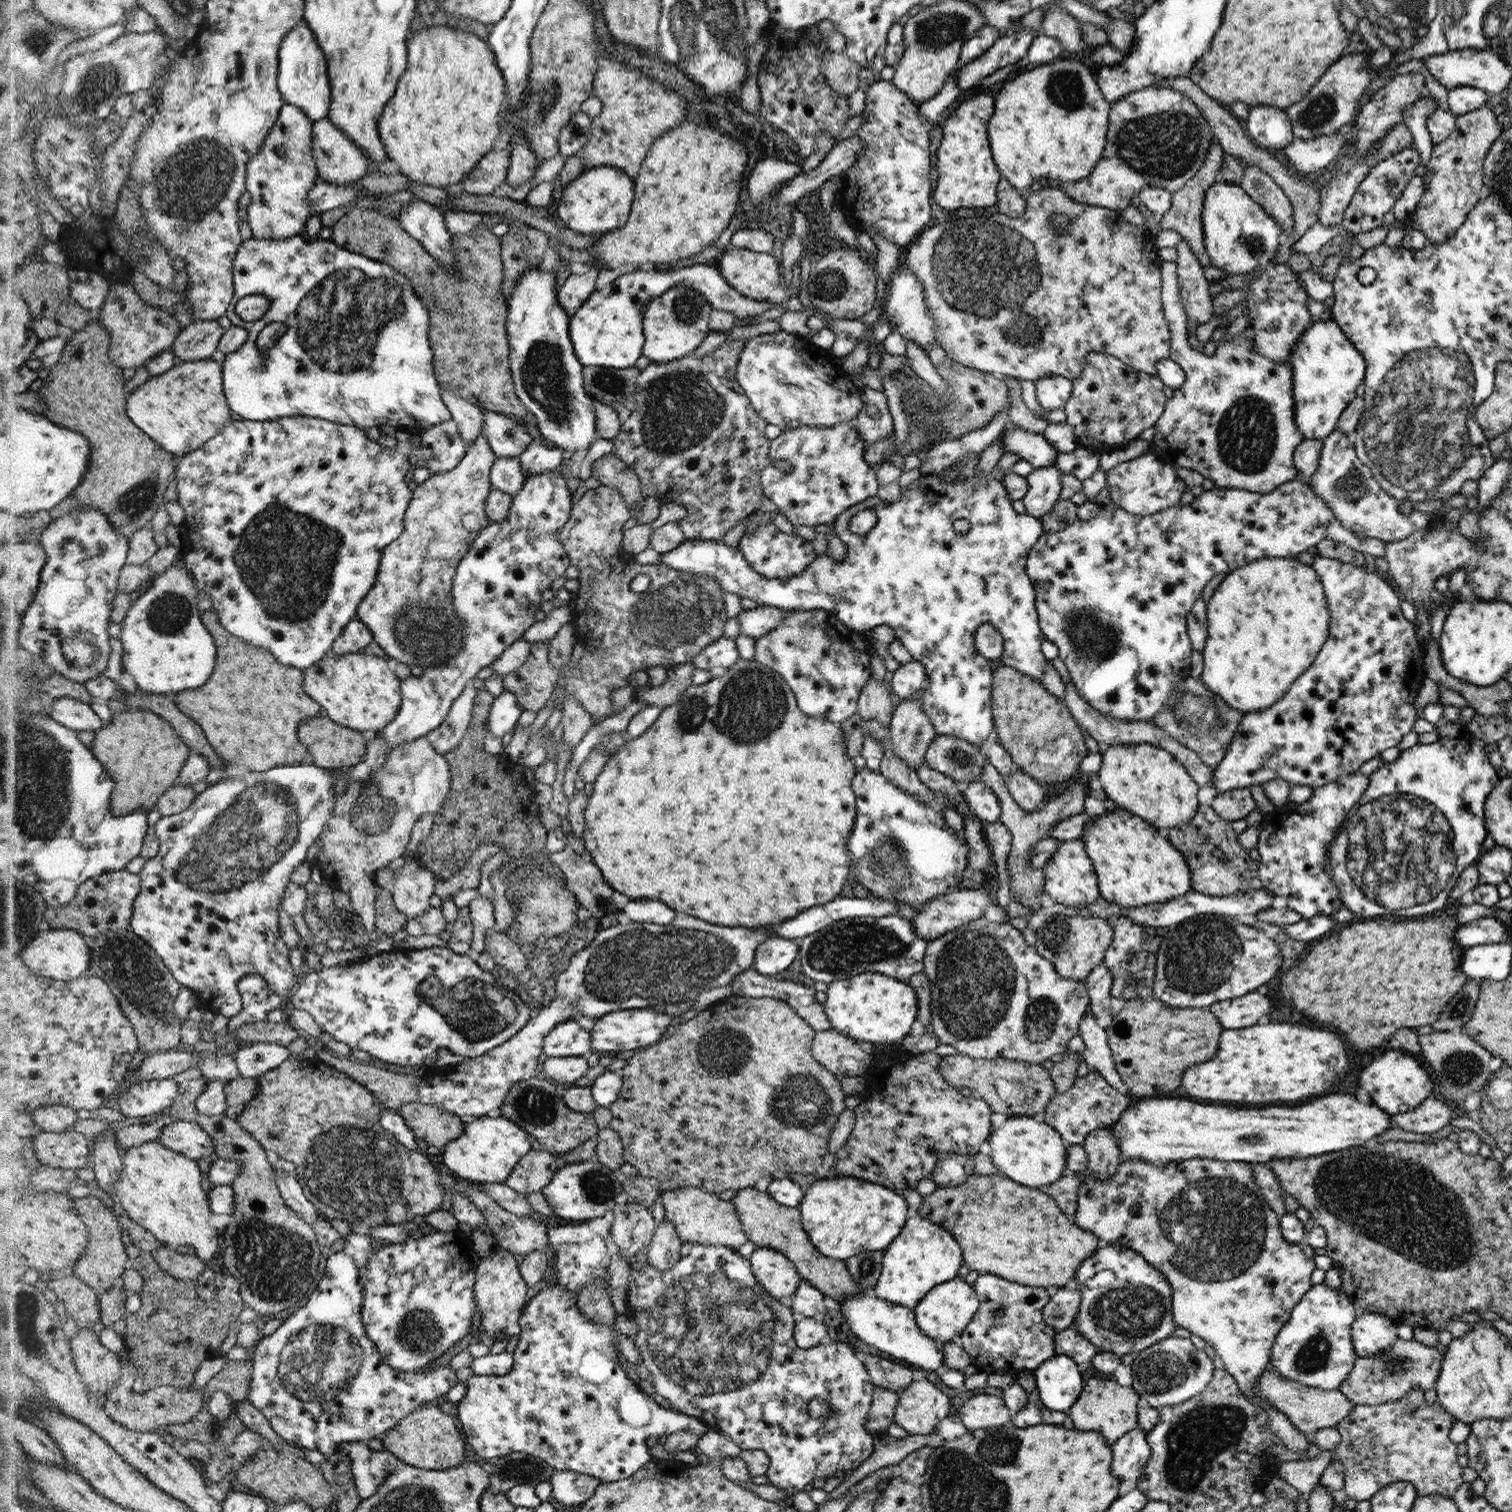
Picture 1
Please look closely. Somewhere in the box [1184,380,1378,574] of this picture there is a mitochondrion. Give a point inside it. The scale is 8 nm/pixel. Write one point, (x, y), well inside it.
(1245, 434)

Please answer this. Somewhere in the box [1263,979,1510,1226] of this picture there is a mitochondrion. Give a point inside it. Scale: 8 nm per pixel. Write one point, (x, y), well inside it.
(1460, 1069)

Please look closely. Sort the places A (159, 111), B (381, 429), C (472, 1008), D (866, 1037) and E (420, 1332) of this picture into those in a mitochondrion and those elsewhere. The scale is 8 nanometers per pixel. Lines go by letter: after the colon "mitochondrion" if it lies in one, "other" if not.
A: other
B: other
C: mitochondrion
D: other
E: mitochondrion

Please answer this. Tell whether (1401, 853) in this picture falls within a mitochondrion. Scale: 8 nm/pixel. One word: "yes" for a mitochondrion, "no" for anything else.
yes

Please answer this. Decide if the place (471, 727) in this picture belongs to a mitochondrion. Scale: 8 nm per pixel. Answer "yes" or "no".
no

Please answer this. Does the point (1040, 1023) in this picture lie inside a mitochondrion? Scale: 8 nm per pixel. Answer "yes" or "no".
yes

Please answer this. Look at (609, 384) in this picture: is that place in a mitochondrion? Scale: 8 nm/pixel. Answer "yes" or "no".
yes

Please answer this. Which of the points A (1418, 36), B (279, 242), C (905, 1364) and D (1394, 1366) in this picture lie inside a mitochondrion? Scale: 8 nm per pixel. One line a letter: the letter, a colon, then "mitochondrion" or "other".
A: other
B: other
C: other
D: mitochondrion

